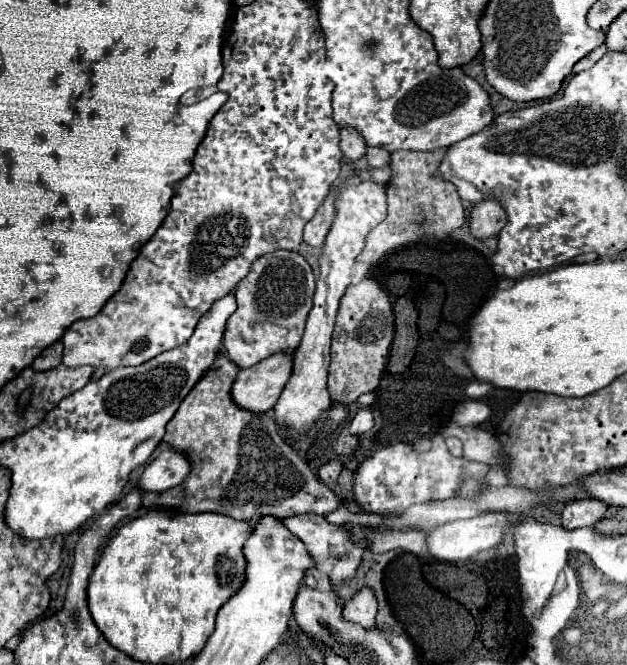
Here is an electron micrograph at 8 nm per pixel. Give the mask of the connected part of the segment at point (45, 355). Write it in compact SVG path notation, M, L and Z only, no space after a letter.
M61 341L55 342L45 349L41 355L34 360L32 368L34 371L48 371L59 366L62 362L63 344Z

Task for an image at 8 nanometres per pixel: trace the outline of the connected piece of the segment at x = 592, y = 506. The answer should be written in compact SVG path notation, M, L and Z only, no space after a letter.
M593 497L575 499L575 501L569 501L561 511L561 525L565 529L593 527L593 523L603 519L605 511L607 511L607 505L599 499L593 499Z

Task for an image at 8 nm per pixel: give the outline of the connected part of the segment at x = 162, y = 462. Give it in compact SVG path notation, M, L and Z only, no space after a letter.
M165 449L145 467L143 475L137 481L137 487L145 493L163 493L183 483L187 475L189 475L187 457L175 449Z

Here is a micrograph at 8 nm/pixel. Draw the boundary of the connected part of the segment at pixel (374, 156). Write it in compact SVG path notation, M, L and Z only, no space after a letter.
M369 147L367 149L367 161L369 161L369 165L375 169L375 167L385 167L385 165L389 165L389 159L391 159L391 155L389 155L389 151L385 151L385 149L381 149L381 147Z

